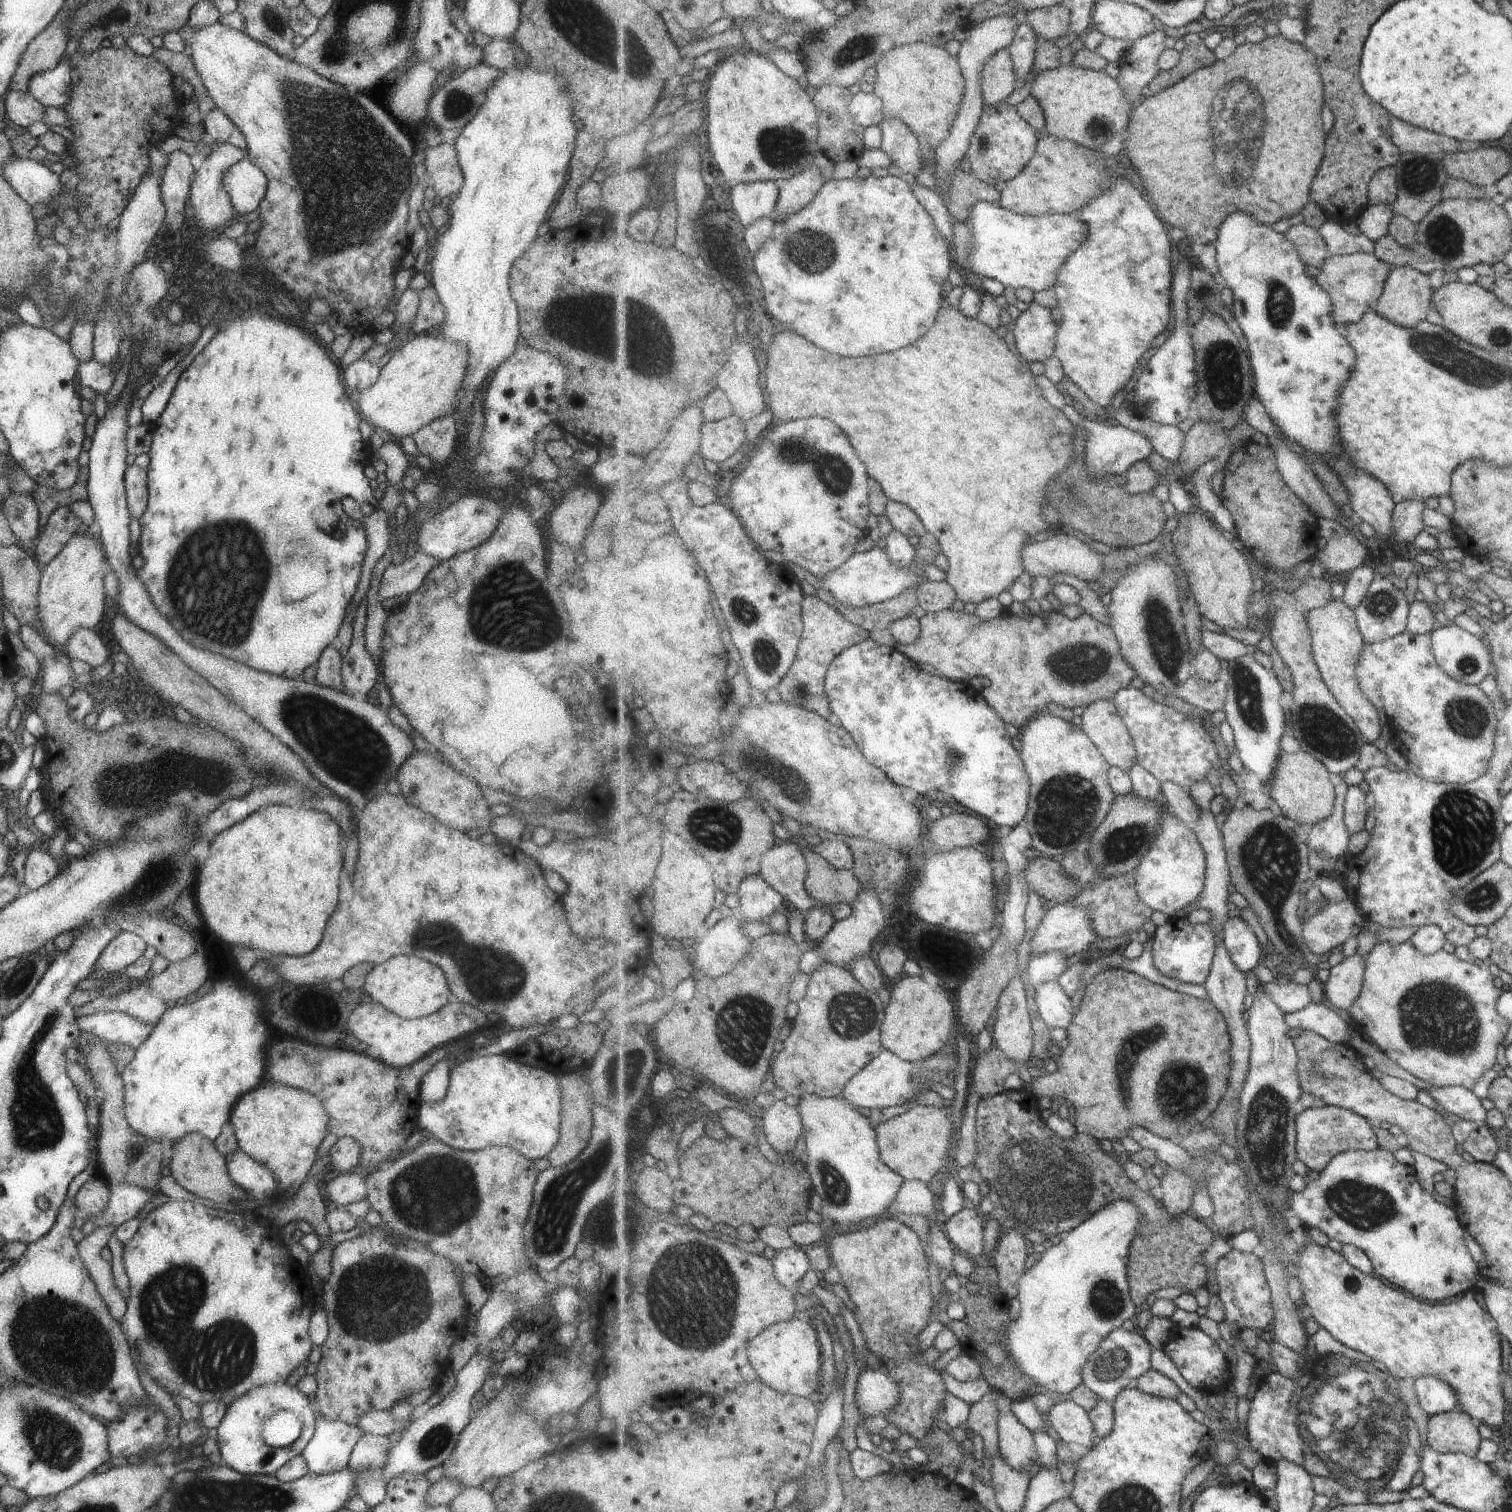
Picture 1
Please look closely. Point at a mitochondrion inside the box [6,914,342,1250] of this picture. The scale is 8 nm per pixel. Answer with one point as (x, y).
(36, 1125)

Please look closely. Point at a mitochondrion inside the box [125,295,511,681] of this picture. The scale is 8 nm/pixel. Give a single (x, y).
(213, 582)

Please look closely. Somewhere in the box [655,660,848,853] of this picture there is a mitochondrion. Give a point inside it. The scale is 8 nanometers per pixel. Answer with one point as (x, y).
(791, 765)

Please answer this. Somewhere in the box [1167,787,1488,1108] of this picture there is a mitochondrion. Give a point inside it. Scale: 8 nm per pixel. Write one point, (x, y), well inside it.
(1422, 1002)

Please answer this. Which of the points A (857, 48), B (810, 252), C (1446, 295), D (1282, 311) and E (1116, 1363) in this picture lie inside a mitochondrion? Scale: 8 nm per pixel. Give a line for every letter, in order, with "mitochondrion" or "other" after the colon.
A: mitochondrion
B: mitochondrion
C: other
D: mitochondrion
E: mitochondrion

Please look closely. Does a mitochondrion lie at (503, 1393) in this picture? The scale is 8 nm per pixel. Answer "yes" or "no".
no

